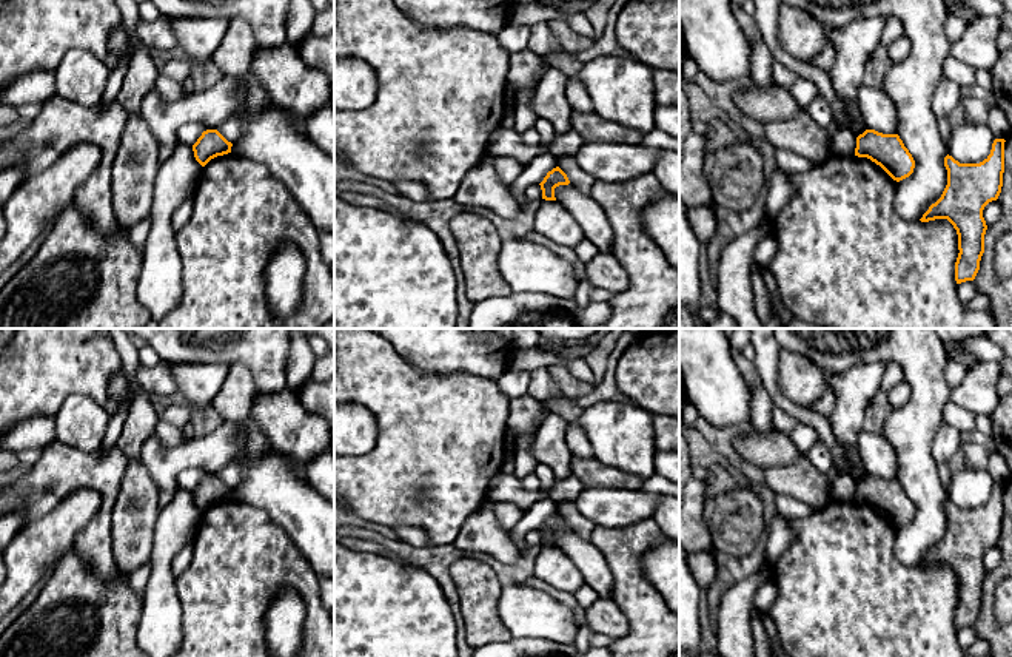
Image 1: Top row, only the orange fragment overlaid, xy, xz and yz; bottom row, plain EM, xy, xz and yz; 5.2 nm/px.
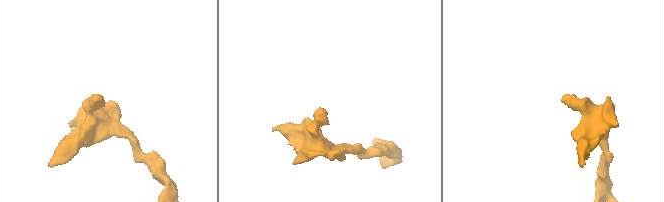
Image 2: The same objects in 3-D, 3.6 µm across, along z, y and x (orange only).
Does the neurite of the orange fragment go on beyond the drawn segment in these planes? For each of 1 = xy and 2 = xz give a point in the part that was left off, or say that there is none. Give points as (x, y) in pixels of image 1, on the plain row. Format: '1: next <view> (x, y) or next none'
1: next none
2: next none

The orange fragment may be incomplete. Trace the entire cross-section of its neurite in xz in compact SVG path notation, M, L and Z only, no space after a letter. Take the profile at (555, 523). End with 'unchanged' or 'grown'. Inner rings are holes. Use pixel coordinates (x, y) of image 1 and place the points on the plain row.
M553 514L551 517L547 518L544 526L539 529L542 535L542 544L545 546L556 546L555 543L555 534L559 531L568 531L570 526L567 520L559 514Z; unchanged

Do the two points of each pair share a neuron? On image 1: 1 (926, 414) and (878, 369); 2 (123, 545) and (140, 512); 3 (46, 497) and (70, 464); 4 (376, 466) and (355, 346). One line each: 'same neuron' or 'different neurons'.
1: different neurons
2: same neuron
3: same neuron
4: same neuron

